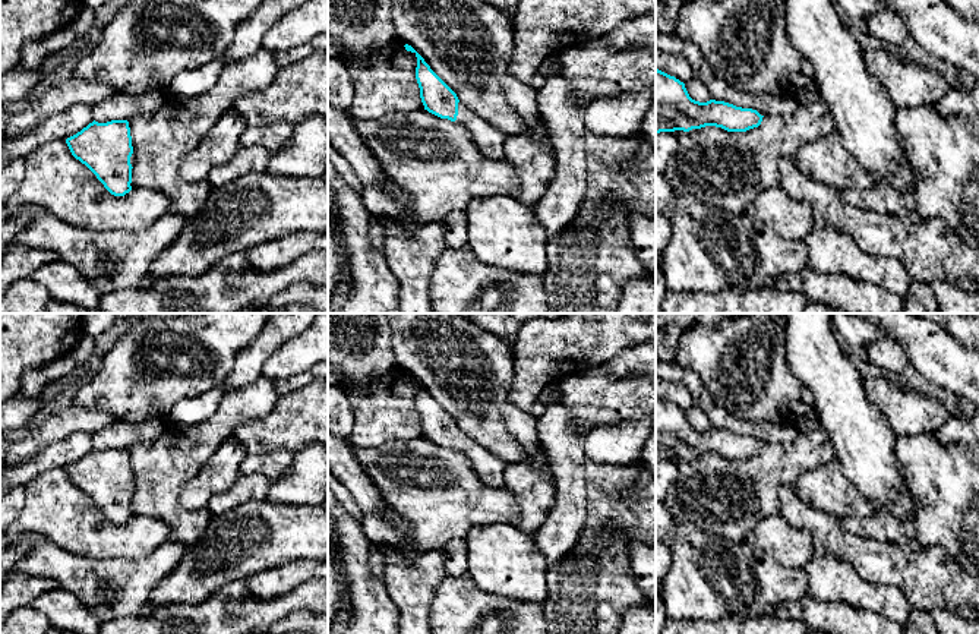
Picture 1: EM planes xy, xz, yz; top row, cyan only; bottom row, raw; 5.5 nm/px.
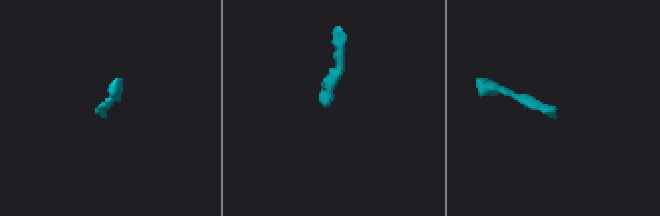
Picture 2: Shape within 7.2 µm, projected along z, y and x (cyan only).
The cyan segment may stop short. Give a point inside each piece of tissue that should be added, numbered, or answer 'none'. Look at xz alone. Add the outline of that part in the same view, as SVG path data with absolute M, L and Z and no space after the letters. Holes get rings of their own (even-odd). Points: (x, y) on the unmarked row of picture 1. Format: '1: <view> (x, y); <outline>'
1: xz (489, 467); M461 429L458 430L458 444L455 450L471 461L476 473L484 485L503 485L503 471L508 463L502 461L499 457L493 455L490 451L479 445Z

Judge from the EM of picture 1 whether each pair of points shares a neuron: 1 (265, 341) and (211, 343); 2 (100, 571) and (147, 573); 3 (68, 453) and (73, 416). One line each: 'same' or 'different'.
1: different
2: same
3: different

